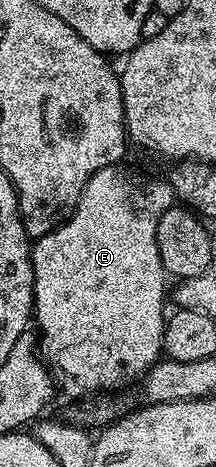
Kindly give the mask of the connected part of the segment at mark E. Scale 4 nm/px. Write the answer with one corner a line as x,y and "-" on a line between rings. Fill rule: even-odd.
124,164
107,166
94,176
86,184
86,188
80,193
80,199
76,201
76,208
63,219
51,232
42,235
31,243
32,248
32,312
34,326
38,331
38,349
44,365
48,367
55,385
60,386
72,397
72,400
80,400
85,396
96,396
101,392
120,392
123,386
128,386
132,381
143,379
144,375
161,361
164,348
164,324
166,321
166,309
164,310
164,270
162,256
159,255
158,224
160,218
168,209
174,206
177,196
172,191
172,185
167,180
160,182
156,178
143,178
132,170
127,170

